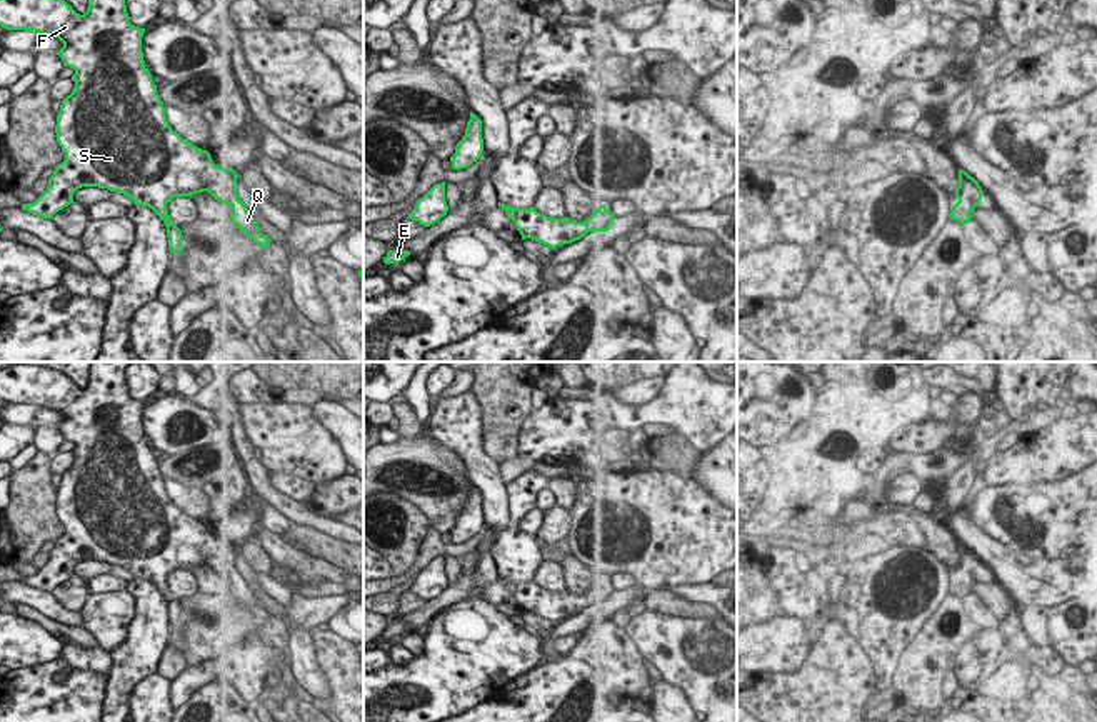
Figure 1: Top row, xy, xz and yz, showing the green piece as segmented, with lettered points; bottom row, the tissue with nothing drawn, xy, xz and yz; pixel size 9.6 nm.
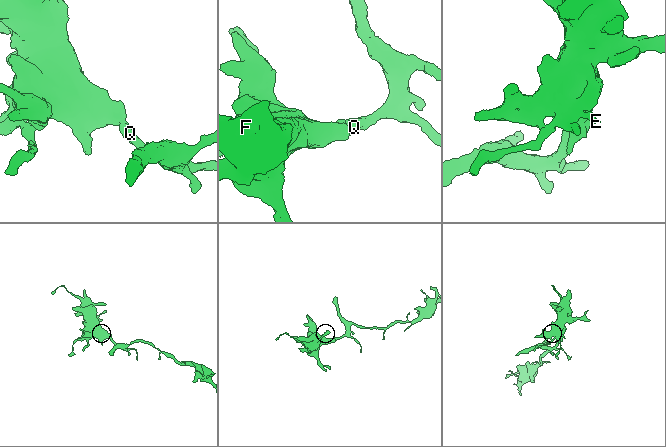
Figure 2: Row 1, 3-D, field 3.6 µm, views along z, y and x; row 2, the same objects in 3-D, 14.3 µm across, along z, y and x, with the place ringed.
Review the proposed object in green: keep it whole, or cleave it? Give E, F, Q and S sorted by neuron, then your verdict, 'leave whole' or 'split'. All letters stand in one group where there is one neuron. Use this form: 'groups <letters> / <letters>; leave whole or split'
groups E F Q S; leave whole

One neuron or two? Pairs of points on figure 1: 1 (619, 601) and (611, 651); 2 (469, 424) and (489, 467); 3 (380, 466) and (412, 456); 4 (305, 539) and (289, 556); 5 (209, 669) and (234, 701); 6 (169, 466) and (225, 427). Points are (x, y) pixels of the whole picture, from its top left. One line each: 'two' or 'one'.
1: two
2: one
3: one
4: two
5: two
6: two

